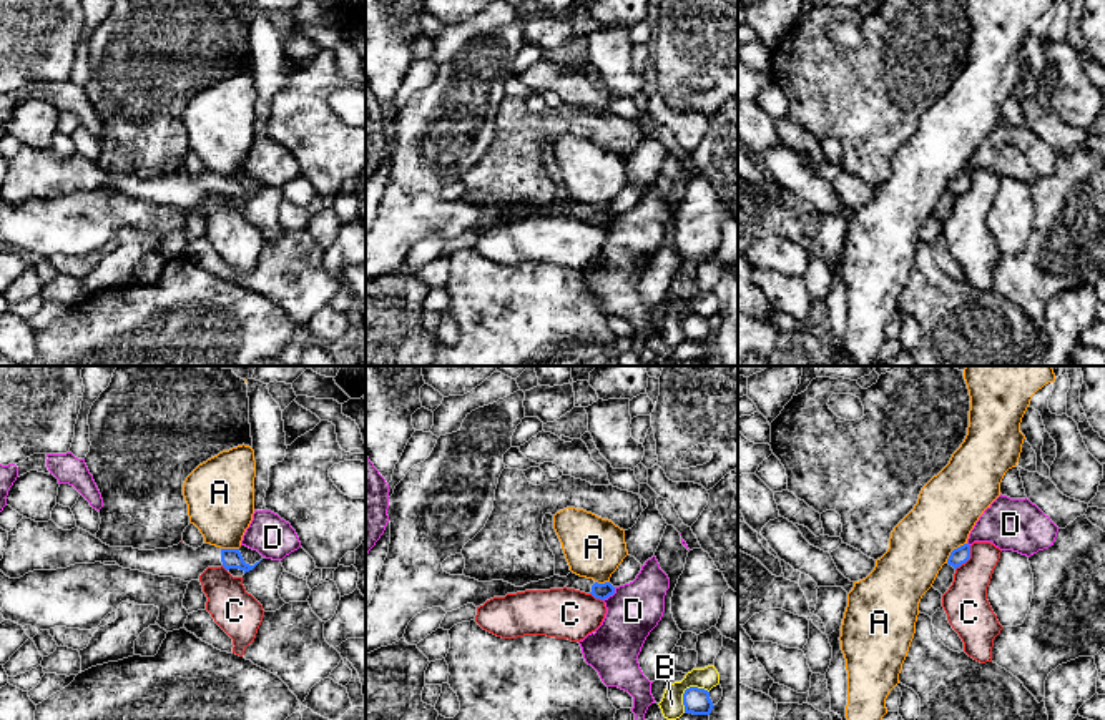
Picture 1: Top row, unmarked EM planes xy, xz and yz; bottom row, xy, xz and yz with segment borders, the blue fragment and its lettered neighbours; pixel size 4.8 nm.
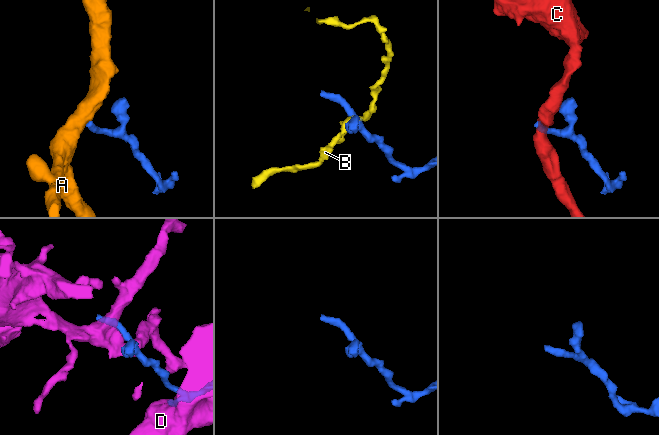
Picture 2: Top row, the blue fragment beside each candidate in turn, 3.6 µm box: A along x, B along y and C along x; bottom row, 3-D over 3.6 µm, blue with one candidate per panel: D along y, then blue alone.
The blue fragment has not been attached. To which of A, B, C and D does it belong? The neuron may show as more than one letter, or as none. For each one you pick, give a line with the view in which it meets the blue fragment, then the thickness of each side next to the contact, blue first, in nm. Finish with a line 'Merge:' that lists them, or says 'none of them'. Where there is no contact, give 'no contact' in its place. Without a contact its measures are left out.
Merge: none of them

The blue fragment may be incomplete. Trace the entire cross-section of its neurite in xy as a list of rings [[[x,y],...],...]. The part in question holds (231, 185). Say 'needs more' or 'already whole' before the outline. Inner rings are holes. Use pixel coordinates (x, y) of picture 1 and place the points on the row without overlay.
needs more | [[[23,145],[8,160],[0,198],[10,206],[20,206],[33,198],[95,190],[116,190],[123,196],[184,210],[198,208],[208,195],[223,193],[226,198],[239,196],[246,201],[259,191],[246,191],[239,176],[221,176],[206,170],[198,176],[184,170],[155,178],[110,175],[80,155],[63,158],[53,148],[35,150]]]

